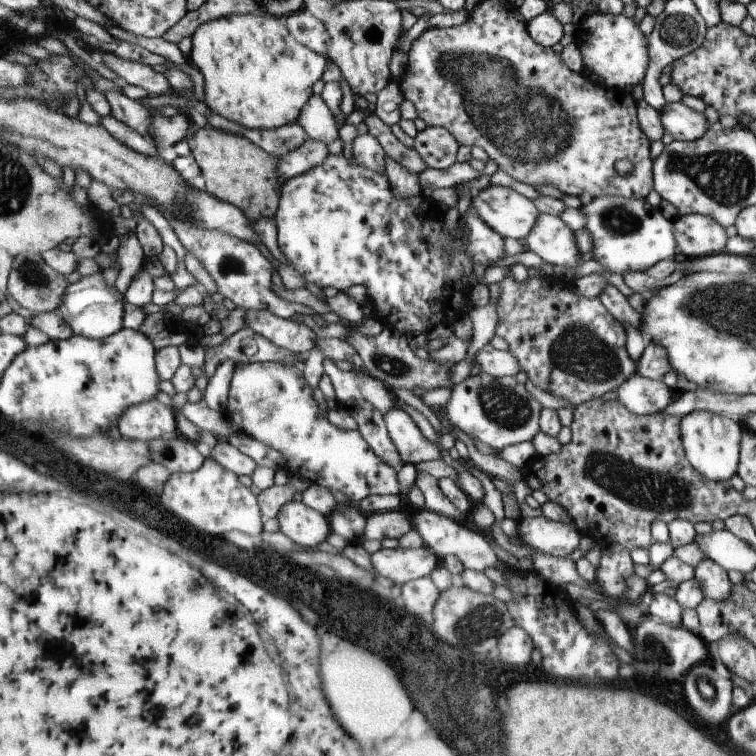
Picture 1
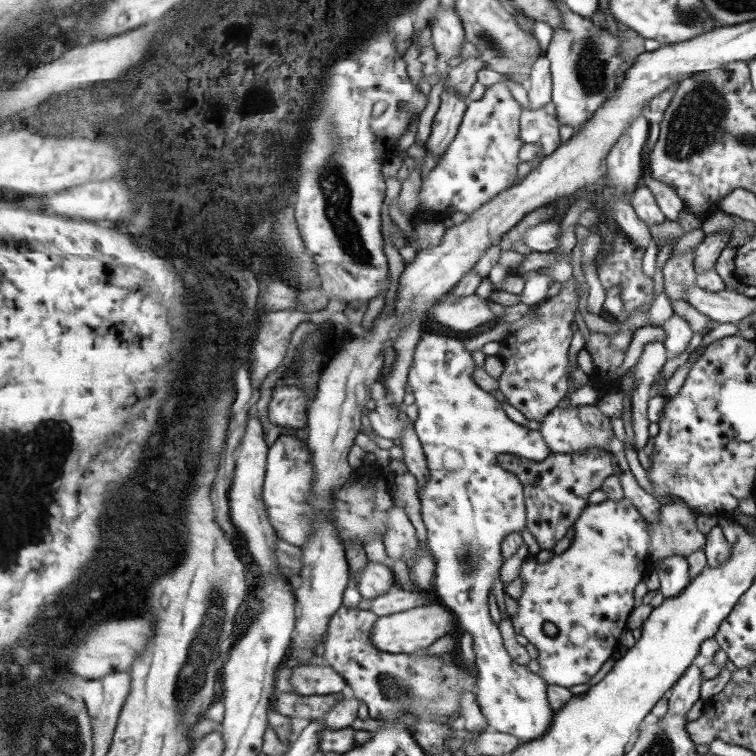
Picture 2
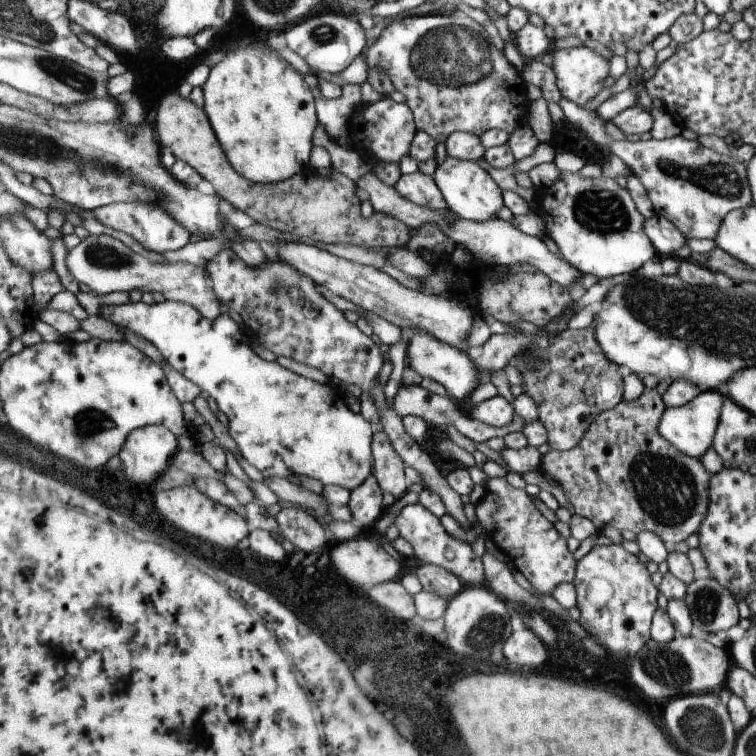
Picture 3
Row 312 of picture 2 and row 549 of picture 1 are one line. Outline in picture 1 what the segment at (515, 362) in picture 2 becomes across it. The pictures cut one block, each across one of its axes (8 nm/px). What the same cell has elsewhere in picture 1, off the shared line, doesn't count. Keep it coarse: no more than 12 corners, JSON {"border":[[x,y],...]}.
{"border":[[546,516],[520,521],[530,548],[567,557],[580,548],[576,522]]}

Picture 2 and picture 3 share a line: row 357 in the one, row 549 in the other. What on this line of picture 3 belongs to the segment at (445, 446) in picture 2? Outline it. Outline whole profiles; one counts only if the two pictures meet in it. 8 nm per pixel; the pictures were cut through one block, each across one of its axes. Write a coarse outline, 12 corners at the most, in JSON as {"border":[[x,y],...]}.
{"border":[[418,502],[395,524],[425,564],[487,585],[482,557]]}

